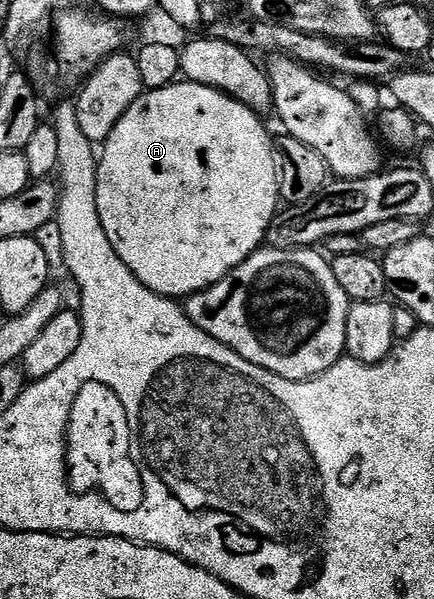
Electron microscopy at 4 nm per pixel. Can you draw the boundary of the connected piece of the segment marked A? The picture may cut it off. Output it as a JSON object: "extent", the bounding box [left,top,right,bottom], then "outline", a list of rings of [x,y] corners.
{"extent":[97,81,281,297],"outline":[[[178,81],[154,91],[146,90],[145,94],[140,95],[135,101],[135,105],[131,105],[131,109],[123,113],[119,125],[115,125],[111,137],[105,140],[99,151],[97,208],[99,221],[103,221],[103,229],[107,233],[107,241],[111,241],[123,265],[127,265],[127,269],[131,269],[131,273],[135,273],[135,277],[139,277],[139,281],[147,285],[147,289],[166,297],[194,295],[195,292],[207,289],[223,277],[227,277],[227,273],[231,273],[243,261],[247,261],[247,257],[251,257],[253,252],[266,242],[269,227],[279,210],[281,181],[275,139],[274,136],[269,136],[269,131],[261,119],[264,118],[258,112],[252,111],[247,105],[235,101],[229,95],[211,89],[207,85],[188,81]]]}

